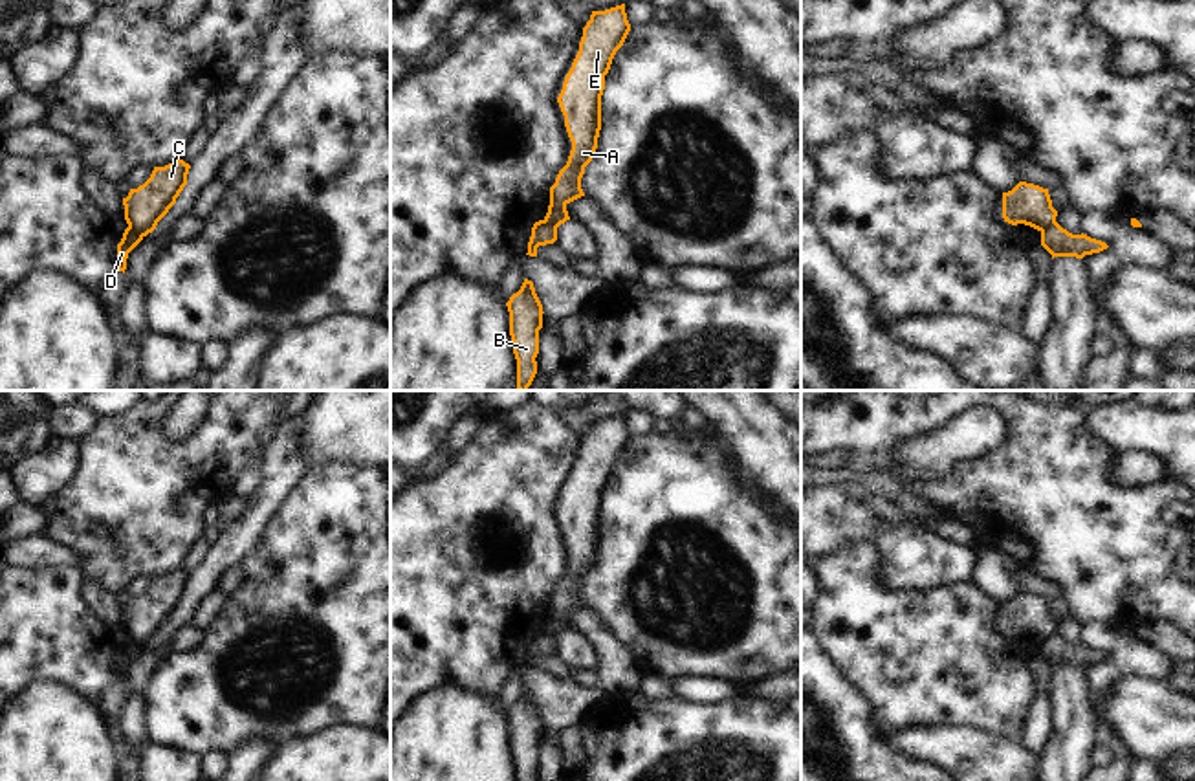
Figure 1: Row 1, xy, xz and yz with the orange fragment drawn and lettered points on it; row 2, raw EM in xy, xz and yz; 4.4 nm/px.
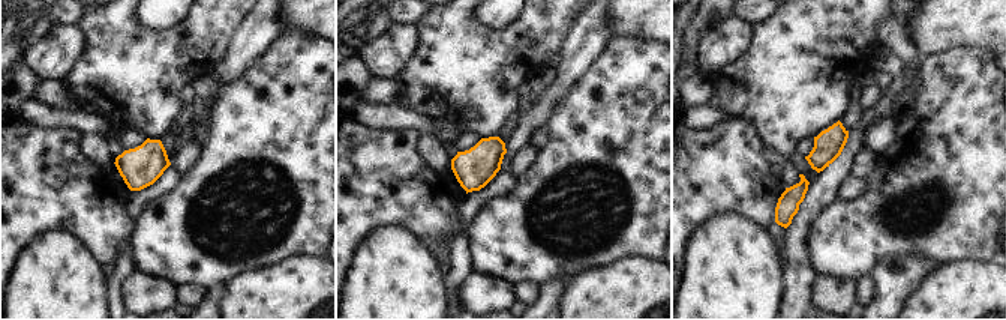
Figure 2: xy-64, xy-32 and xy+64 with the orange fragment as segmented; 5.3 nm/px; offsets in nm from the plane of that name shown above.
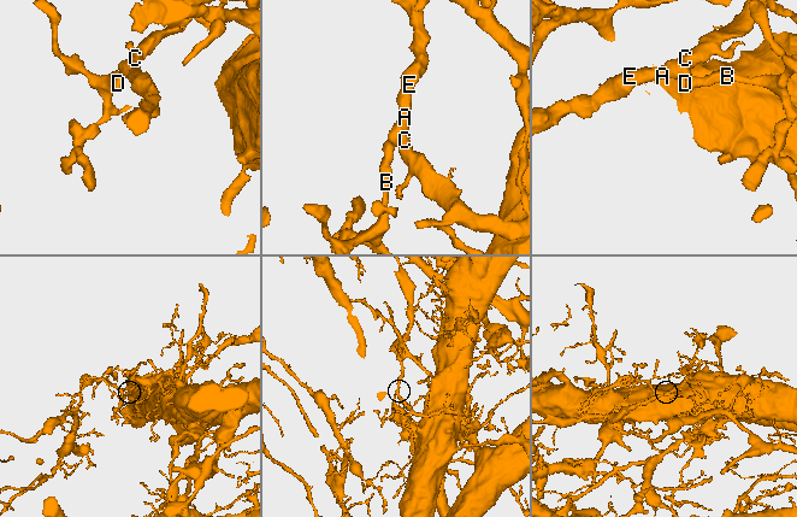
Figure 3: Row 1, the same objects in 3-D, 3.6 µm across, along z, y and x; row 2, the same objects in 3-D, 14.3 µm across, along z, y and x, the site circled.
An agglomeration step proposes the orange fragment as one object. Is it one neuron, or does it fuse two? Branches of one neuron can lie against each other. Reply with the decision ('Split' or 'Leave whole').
Split.

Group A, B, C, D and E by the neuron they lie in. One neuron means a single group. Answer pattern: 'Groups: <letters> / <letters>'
Groups: A C E / B D.

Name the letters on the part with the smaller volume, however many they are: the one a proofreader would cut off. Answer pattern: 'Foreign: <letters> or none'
Foreign: A, C, E.

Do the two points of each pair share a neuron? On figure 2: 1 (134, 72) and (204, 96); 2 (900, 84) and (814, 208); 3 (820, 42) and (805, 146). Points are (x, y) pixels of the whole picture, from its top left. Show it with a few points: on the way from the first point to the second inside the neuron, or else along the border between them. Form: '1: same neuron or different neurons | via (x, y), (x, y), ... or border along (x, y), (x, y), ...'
1: different neurons | border along (216, 75), (198, 75), (189, 84)
2: same neuron | via (874, 114), (856, 137), (846, 163), (831, 178)
3: different neurons | border along (813, 137), (804, 137), (795, 152)

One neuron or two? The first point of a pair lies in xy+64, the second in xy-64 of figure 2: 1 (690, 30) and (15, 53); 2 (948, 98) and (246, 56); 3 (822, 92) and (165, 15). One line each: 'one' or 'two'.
1: two
2: two
3: two

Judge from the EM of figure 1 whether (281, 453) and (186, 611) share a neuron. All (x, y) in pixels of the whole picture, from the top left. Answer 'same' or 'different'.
same

